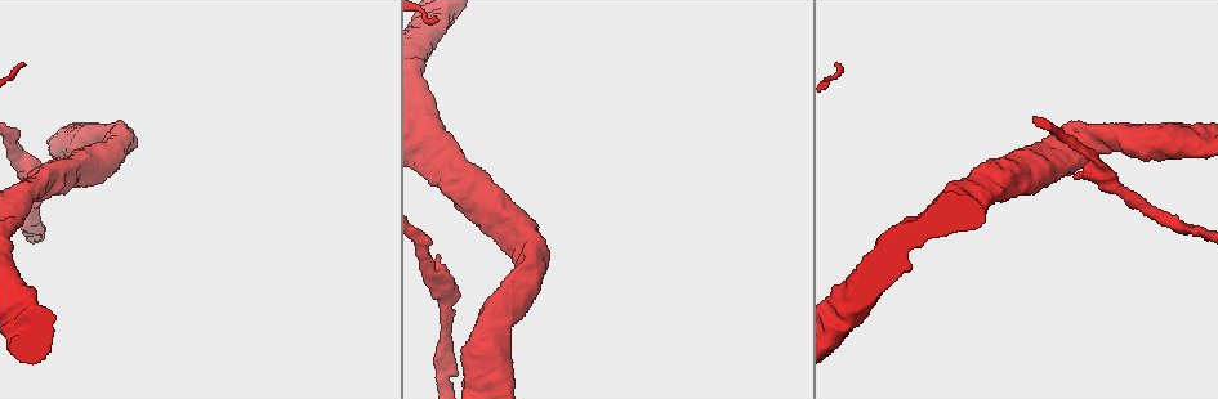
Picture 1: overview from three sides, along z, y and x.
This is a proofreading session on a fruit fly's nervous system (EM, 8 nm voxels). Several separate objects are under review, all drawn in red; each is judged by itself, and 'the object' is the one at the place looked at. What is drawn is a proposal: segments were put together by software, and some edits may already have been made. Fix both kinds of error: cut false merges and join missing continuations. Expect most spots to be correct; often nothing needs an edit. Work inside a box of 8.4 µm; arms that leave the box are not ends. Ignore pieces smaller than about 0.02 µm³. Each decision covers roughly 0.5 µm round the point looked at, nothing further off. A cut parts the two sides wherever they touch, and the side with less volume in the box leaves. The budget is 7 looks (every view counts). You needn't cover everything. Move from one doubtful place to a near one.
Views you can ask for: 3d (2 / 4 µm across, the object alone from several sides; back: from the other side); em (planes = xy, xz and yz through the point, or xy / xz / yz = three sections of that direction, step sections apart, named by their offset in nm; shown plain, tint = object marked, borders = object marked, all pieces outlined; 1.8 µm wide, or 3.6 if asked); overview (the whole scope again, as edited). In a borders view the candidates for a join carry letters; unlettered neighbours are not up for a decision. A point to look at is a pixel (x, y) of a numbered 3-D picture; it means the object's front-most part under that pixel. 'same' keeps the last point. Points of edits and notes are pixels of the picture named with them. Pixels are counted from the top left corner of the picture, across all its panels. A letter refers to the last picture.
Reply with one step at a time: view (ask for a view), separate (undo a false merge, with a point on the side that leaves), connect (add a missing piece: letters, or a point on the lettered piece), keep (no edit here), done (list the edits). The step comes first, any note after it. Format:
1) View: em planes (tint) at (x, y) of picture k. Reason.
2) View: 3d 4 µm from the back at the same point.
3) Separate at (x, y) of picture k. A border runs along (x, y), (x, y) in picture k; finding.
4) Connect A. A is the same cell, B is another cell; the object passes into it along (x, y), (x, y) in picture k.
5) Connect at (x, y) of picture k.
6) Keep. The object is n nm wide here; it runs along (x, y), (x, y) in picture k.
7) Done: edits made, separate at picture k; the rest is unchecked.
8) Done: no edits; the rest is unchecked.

View: em planes (borders) at (1074, 178) of picture 1. Branch stops here.

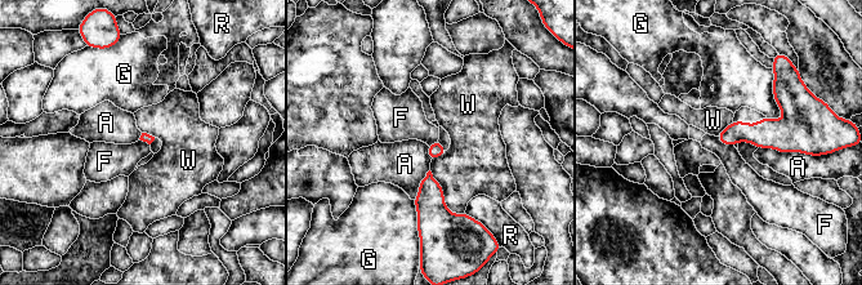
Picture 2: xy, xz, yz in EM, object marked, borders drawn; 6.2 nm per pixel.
Keep. The longest contact is with W, 340 nm; A, F, G, R and W are other cells; a border runs along (715, 137), (733, 146) in picture 2; no lettered piece goes on from it.

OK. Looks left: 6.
View: 3d 4 µm at (493, 374) of picture 1. Side arm on a straight run.

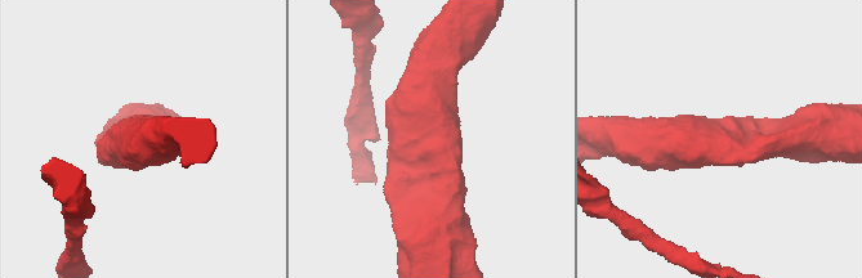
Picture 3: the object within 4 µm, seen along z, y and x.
View: em planes (plain) at (431, 135) of picture 3.

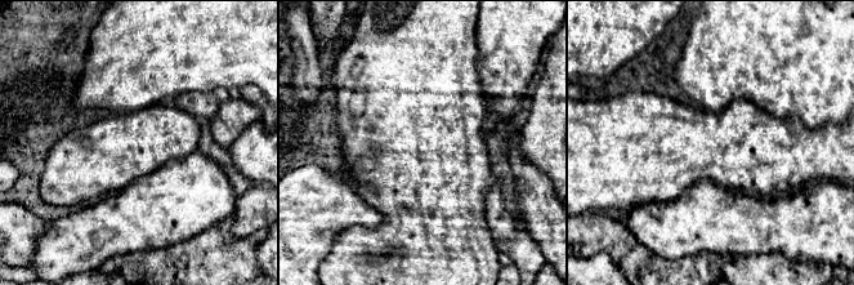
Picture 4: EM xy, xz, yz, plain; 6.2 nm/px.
View: em planes (borders) at the same point. What lies round it.

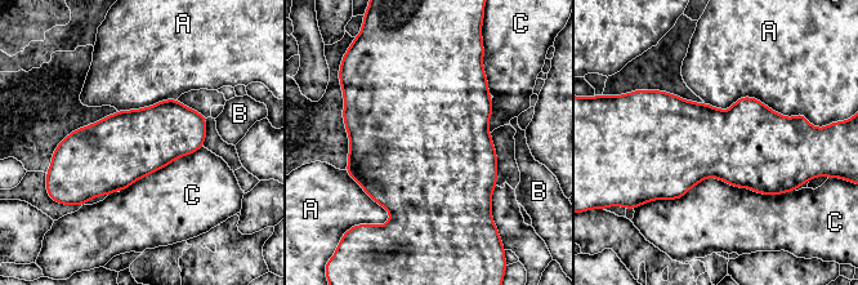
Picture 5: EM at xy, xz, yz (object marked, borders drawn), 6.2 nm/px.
Keep. The object is 440 nm wide here; A, B and C are other cells; one neuron here.

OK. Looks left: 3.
View: em 3.6 µm yz step 4 (tint) at (21, 323) of picture 1.

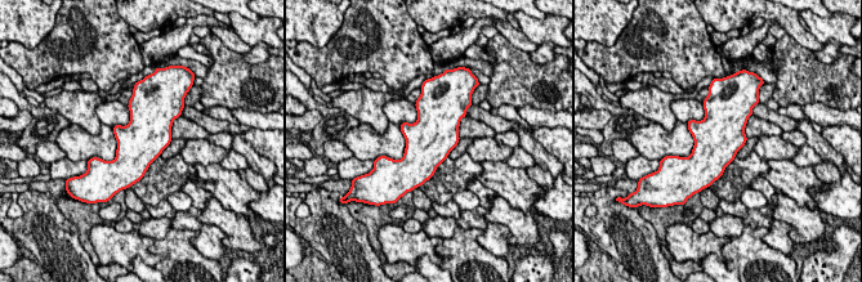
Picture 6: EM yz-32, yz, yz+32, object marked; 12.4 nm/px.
View: em 3.6 µm planes (borders) at the same point. Cut it another way.

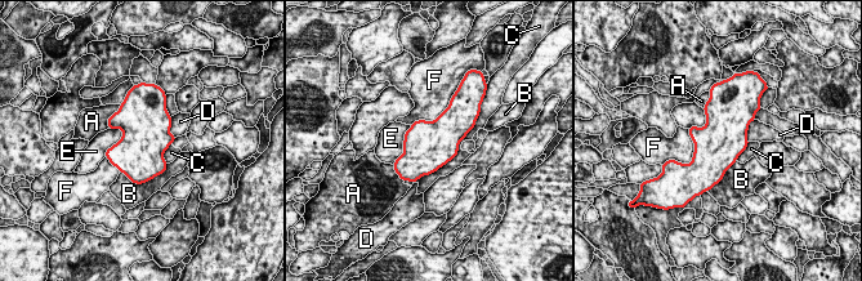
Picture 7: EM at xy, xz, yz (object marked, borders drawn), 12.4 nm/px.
Keep. A, B, C, D, E and F are other cells; a border runs along (120, 128), (121, 137), (105, 156) in picture 7; all the same neuron.

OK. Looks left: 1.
Done: no edits; the rest is unchecked.

